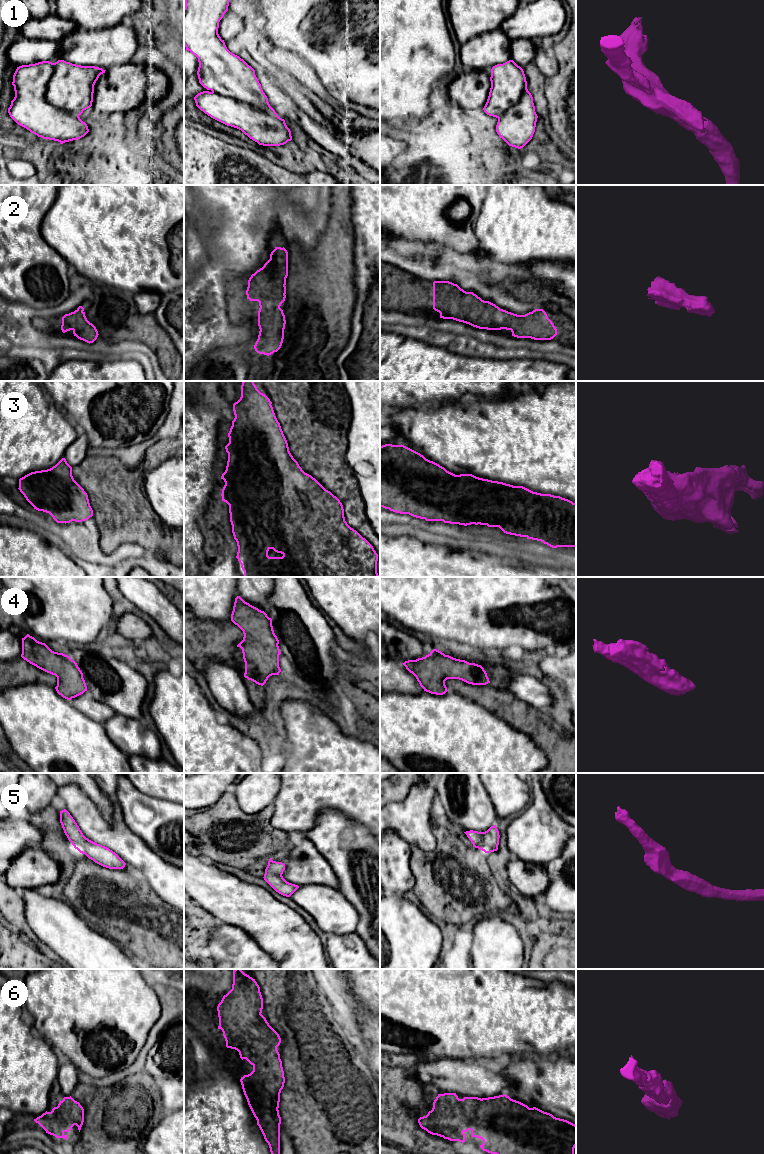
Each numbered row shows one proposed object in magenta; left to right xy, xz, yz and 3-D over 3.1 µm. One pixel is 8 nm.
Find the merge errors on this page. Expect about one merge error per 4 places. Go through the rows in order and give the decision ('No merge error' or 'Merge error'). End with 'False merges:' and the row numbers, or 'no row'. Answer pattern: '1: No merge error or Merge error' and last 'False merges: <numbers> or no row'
1: Merge error
2: No merge error
3: No merge error
4: No merge error
5: No merge error
6: No merge error
False merges: 1

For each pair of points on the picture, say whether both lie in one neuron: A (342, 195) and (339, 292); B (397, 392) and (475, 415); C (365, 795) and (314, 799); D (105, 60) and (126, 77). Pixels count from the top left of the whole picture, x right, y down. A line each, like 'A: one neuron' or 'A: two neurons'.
A: one neuron
B: two neurons
C: one neuron
D: two neurons

